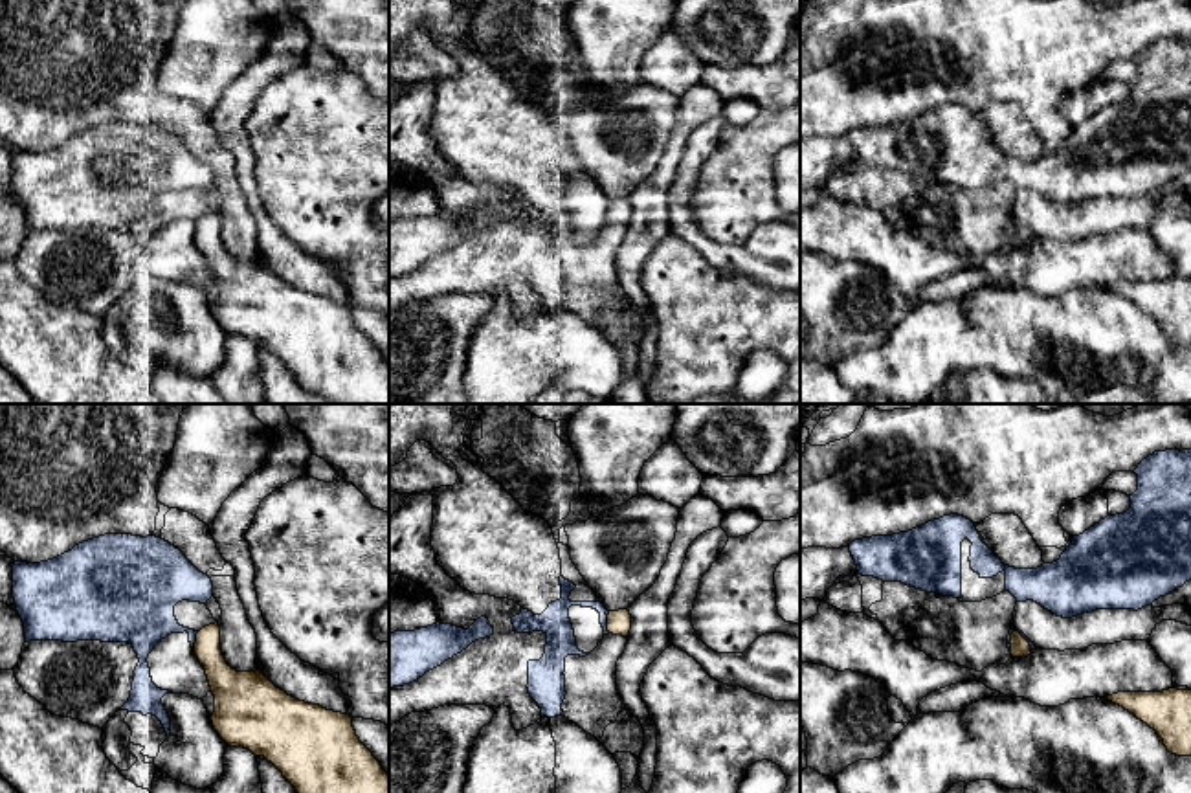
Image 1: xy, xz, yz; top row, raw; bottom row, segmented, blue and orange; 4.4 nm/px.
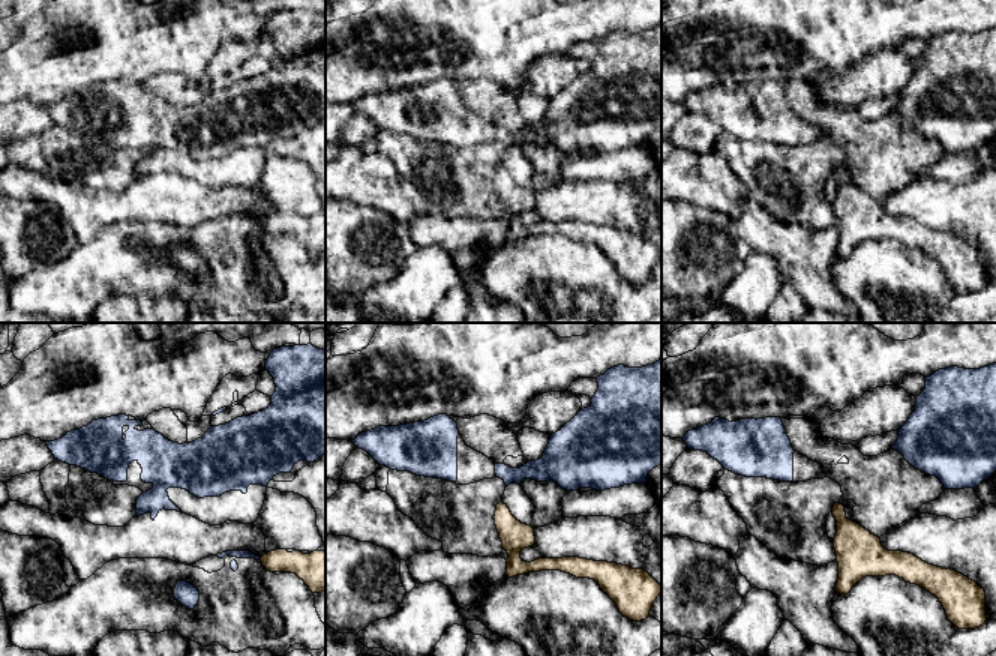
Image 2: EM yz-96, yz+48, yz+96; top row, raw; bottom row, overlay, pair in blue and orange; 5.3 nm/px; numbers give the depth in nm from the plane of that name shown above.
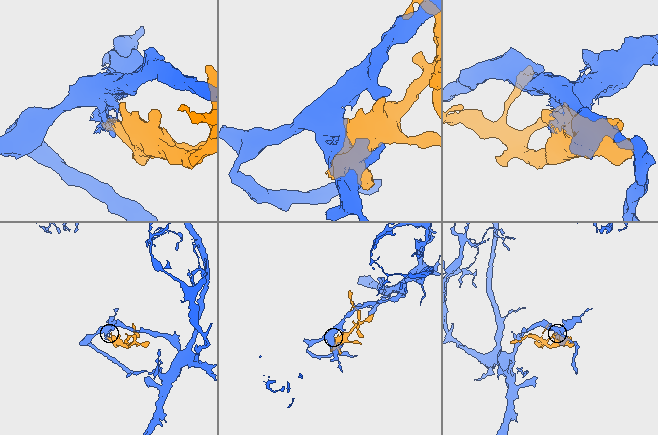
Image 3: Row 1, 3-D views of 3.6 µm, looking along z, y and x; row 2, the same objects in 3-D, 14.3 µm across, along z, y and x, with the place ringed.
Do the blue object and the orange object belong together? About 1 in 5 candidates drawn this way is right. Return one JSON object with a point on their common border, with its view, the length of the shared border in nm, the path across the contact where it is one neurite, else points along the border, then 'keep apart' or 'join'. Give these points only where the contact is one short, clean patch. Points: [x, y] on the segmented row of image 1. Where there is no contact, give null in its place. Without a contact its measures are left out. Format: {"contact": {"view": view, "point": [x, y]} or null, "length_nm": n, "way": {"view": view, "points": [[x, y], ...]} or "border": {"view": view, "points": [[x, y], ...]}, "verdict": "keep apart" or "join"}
{"contact": {"view": "xy", "point": [193, 643]}, "length_nm": 110, "verdict": "keep apart"}

